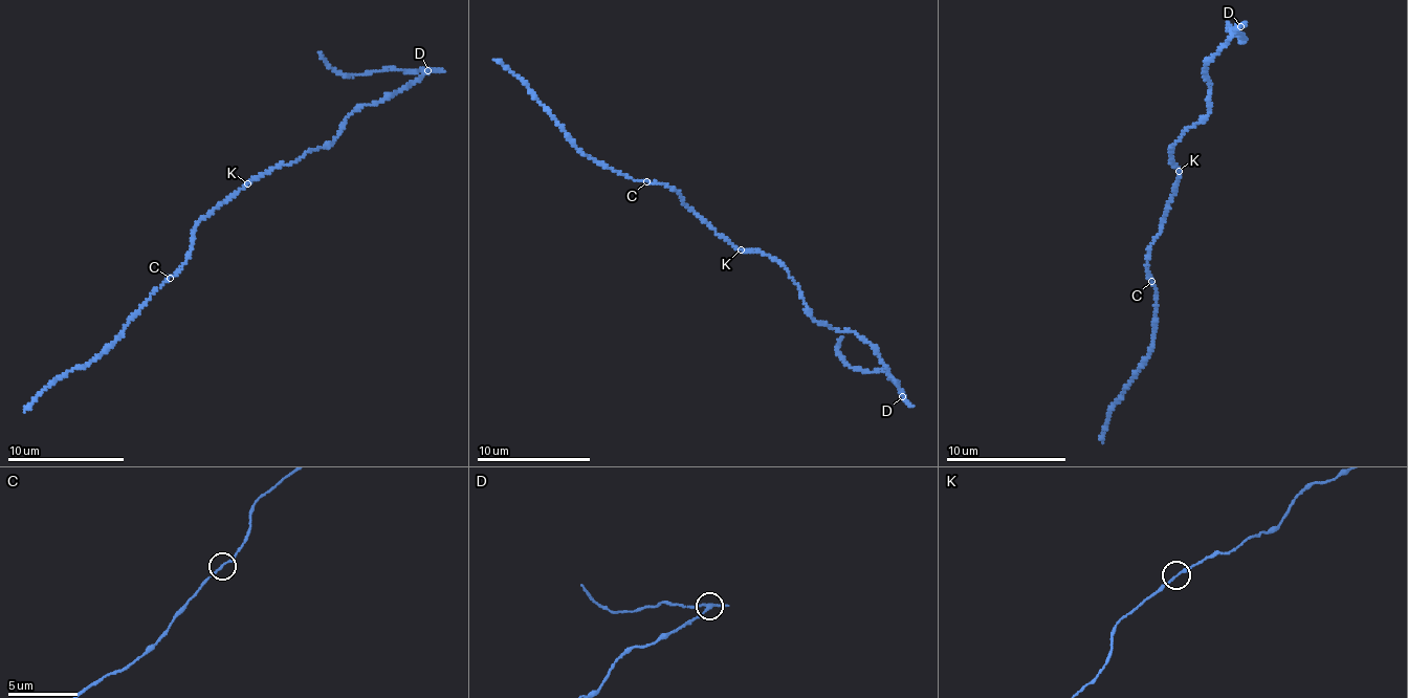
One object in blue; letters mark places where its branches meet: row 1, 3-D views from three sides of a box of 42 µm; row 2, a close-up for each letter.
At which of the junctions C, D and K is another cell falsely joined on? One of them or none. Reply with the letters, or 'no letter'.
no letter

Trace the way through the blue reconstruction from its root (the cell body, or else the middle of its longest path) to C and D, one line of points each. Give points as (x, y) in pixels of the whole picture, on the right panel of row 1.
C: (1178, 171), (1165, 222), (1148, 253), (1151, 282)
D: (1178, 171), (1169, 156), (1175, 142), (1208, 112), (1208, 81), (1203, 72), (1207, 62), (1240, 27)

